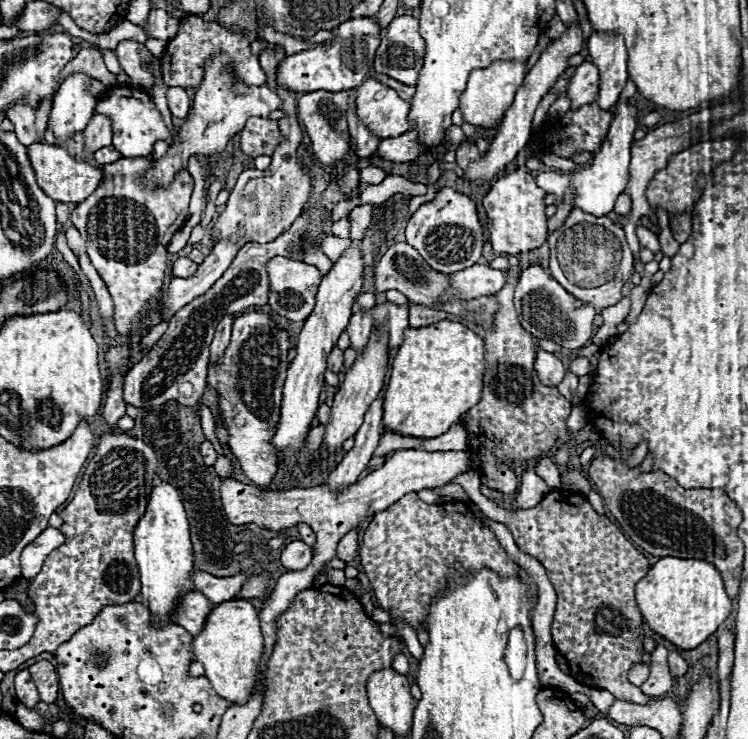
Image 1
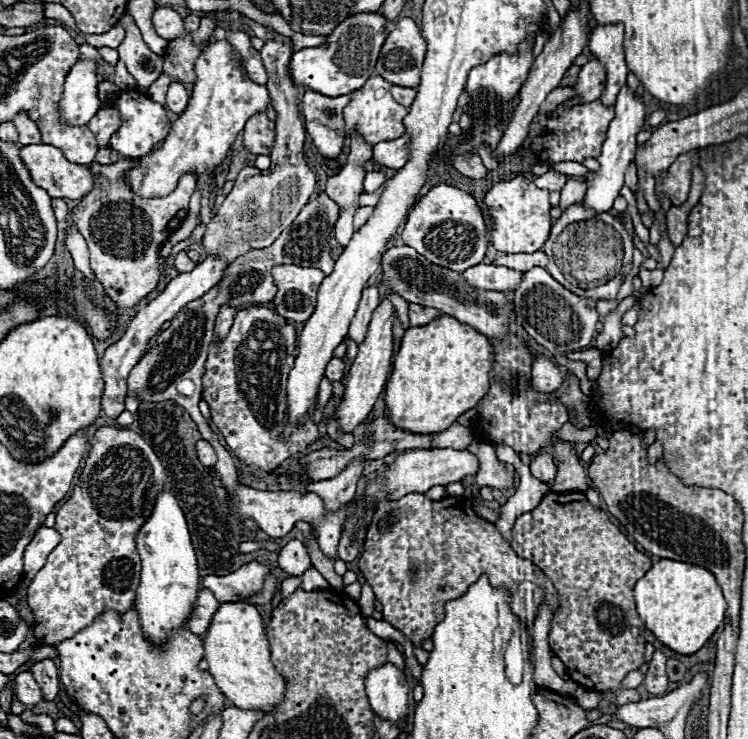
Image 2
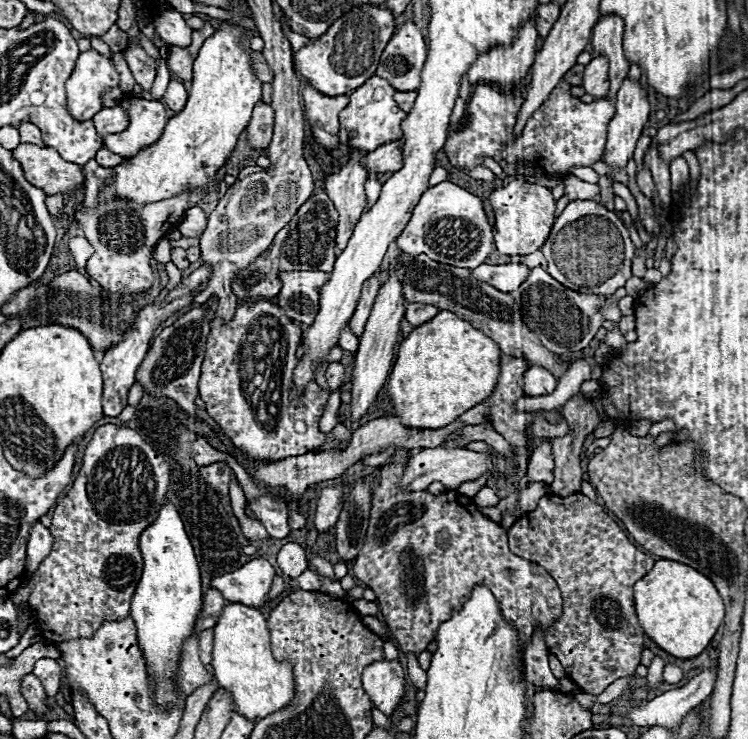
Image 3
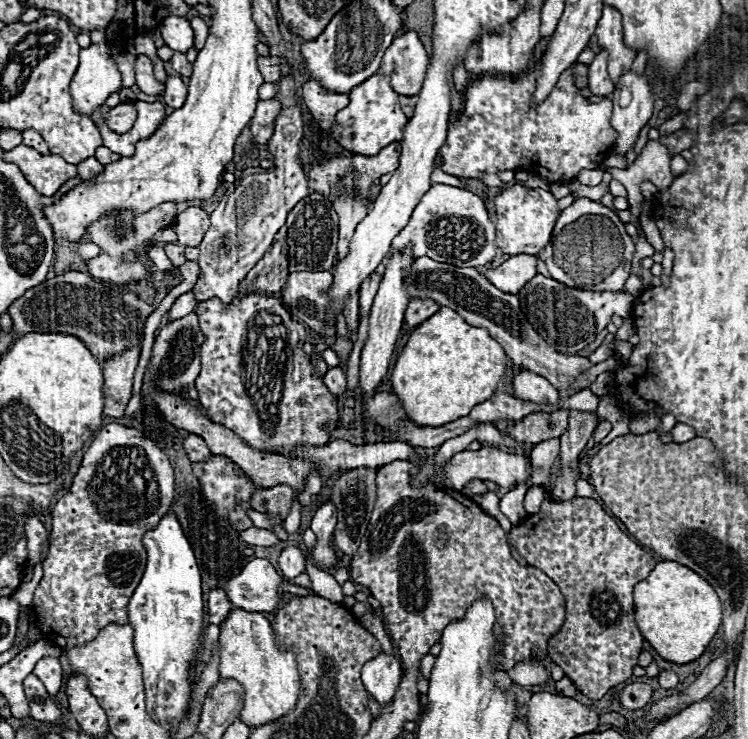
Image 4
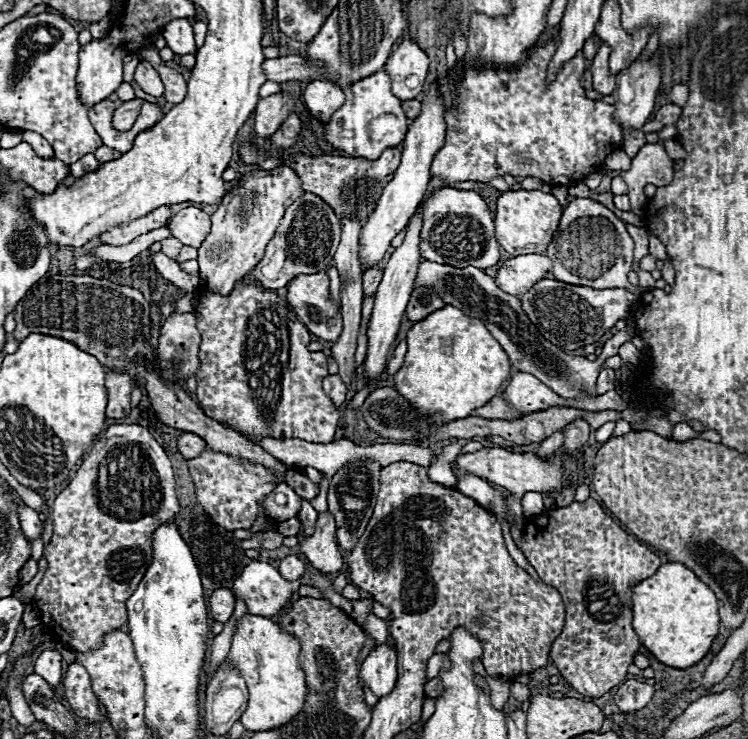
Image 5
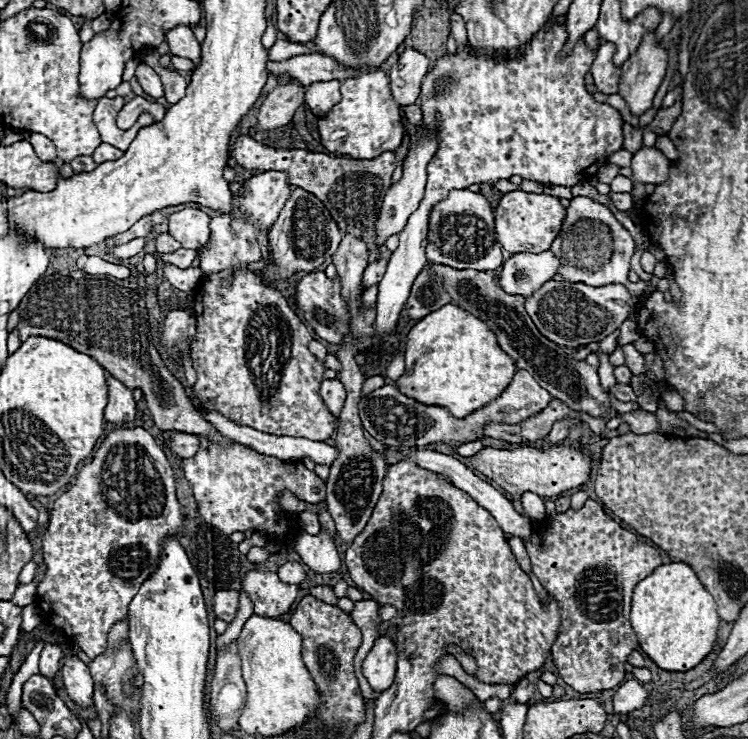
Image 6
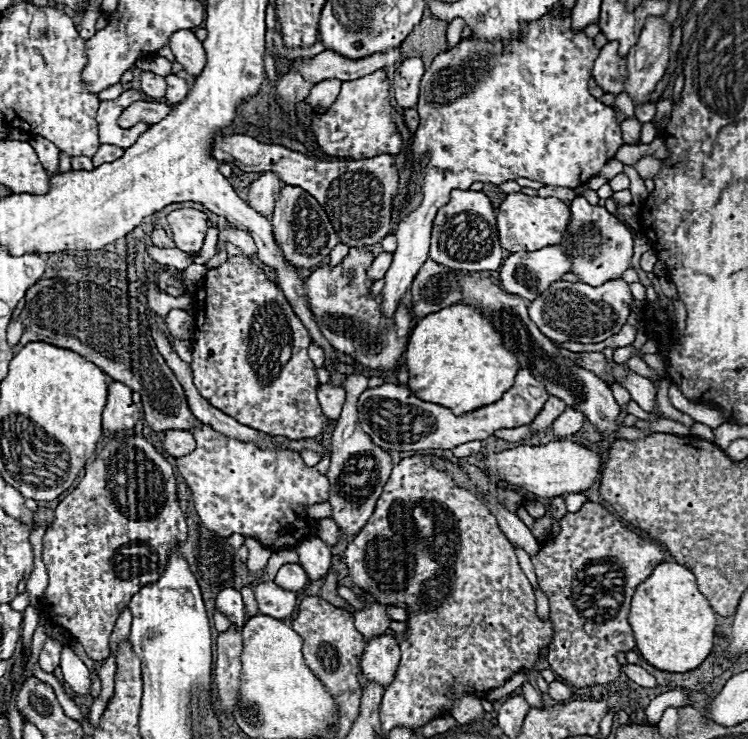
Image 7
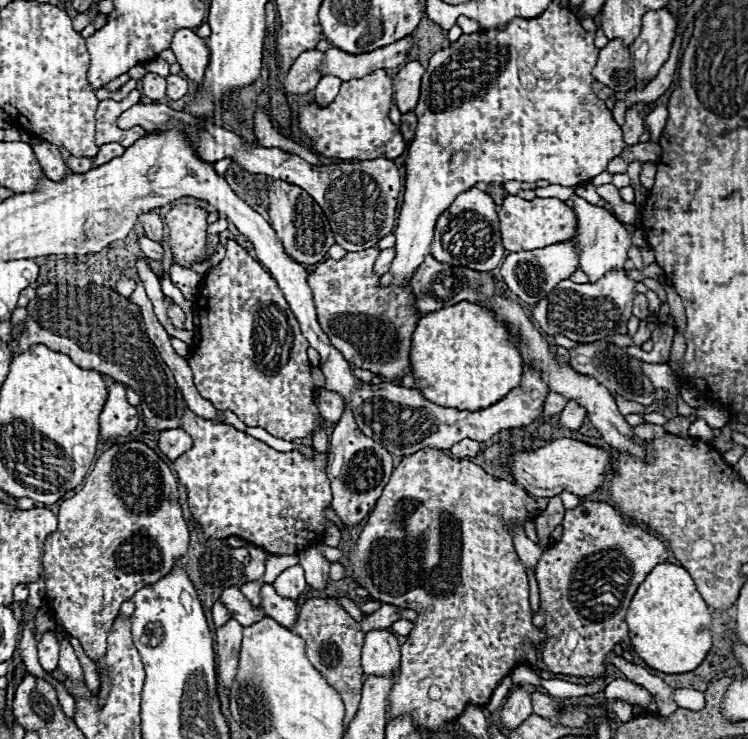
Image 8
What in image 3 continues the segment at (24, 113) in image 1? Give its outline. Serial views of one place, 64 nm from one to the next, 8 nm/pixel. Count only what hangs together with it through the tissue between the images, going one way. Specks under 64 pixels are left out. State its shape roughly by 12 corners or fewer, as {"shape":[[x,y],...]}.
{"shape":[[24,122],[20,142],[44,146],[40,130],[34,124]]}

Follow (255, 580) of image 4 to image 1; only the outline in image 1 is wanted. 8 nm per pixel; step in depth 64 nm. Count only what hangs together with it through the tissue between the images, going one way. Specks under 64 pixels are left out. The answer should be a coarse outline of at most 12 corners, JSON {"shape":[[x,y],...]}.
{"shape":[[194,572],[194,590],[214,604],[234,600],[256,572],[218,578]]}

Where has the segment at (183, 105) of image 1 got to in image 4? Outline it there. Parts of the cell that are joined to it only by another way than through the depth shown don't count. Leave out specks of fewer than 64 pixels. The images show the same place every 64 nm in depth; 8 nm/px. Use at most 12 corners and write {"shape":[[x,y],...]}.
{"shape":[[178,74],[164,80],[164,102],[172,108],[182,106],[188,94]]}

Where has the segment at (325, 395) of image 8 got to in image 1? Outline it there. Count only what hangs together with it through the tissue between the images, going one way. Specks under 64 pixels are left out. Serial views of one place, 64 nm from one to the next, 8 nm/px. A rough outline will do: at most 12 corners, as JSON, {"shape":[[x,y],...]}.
{"shape":[[338,346],[328,358],[328,370],[340,374],[342,370],[342,352]]}

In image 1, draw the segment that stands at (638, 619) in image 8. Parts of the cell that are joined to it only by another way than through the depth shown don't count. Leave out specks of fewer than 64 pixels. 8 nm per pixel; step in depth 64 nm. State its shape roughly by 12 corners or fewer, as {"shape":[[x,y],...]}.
{"shape":[[660,558],[636,584],[646,624],[692,650],[728,618],[714,566]]}

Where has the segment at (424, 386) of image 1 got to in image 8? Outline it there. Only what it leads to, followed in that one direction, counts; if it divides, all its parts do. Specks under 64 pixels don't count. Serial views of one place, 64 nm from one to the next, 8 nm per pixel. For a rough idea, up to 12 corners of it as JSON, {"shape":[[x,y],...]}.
{"shape":[[492,310],[422,316],[412,376],[474,412],[520,386],[522,356]]}

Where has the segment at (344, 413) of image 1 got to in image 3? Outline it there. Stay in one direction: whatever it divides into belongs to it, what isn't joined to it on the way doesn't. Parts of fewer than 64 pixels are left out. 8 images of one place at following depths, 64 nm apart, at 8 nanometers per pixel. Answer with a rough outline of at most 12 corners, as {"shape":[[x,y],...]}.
{"shape":[[394,272],[380,286],[352,372],[348,420],[376,402],[392,368],[406,300]]}

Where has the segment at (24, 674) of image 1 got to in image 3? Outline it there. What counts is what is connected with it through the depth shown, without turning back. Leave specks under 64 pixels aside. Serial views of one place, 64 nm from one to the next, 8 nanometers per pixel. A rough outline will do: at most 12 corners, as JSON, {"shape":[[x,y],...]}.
{"shape":[[34,674],[22,678],[30,710],[38,718],[48,714],[46,694]]}

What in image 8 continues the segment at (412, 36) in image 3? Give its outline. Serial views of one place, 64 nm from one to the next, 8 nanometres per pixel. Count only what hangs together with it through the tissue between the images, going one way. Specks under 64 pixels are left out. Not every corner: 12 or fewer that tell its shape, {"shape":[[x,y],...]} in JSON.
{"shape":[[408,62],[394,80],[402,114],[414,110],[426,68]]}

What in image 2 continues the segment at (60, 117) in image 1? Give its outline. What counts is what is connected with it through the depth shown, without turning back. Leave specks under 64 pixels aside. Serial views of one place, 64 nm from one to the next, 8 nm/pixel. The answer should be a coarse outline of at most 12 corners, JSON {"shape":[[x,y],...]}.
{"shape":[[80,58],[66,76],[62,122],[88,124],[114,66]]}

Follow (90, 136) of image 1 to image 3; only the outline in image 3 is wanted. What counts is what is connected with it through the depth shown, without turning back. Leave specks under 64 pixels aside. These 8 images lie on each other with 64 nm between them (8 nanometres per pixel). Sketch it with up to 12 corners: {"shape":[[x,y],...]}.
{"shape":[[122,106],[102,108],[92,118],[98,134],[124,132],[130,114]]}

